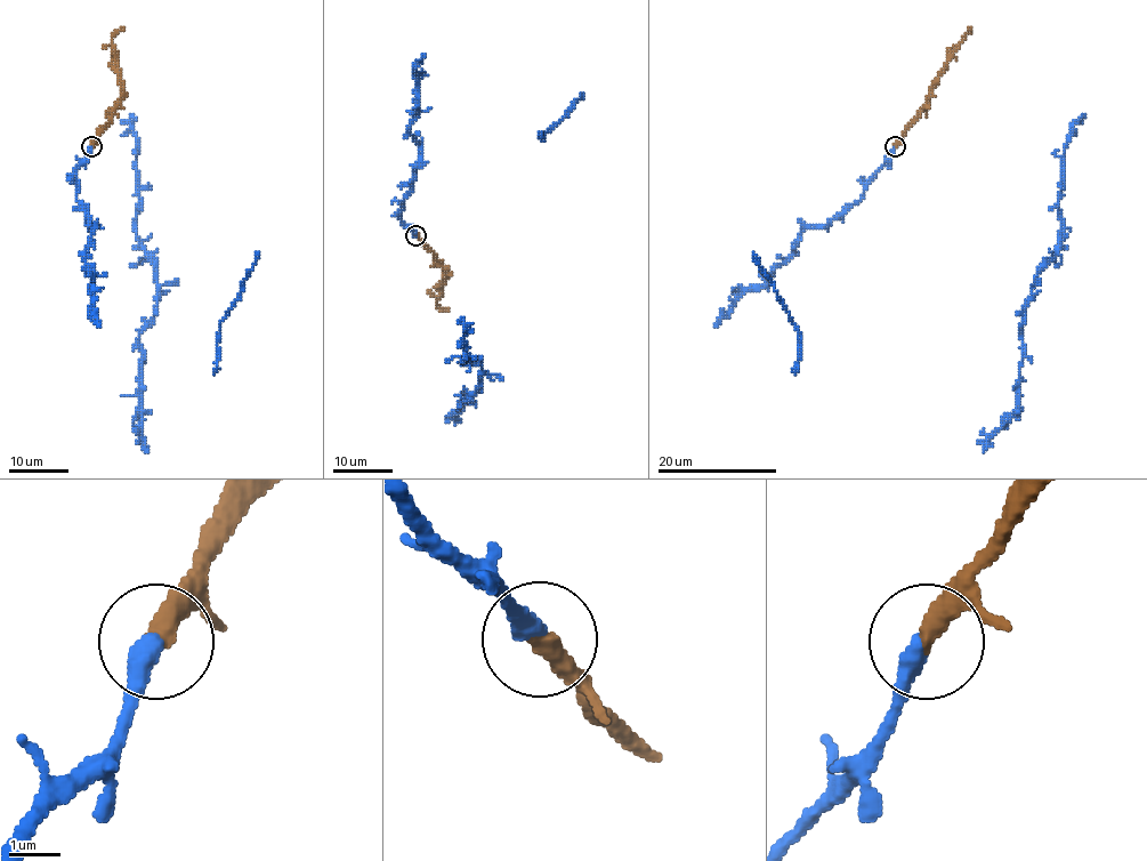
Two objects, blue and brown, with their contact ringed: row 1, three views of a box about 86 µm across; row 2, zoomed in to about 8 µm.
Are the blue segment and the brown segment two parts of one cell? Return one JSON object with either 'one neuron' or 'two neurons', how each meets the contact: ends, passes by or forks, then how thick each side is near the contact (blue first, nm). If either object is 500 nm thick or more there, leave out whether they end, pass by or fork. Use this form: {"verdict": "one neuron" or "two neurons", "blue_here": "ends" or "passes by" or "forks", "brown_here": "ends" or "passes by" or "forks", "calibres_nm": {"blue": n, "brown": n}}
{"verdict": "one neuron", "blue_here": "ends", "brown_here": "ends", "calibres_nm": {"blue": 420, "brown": 420}}

